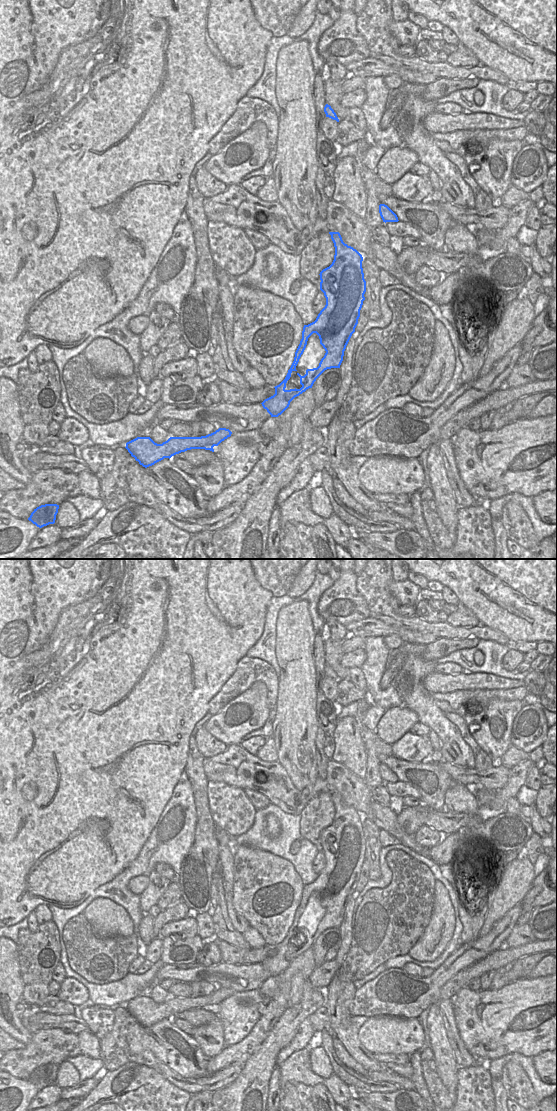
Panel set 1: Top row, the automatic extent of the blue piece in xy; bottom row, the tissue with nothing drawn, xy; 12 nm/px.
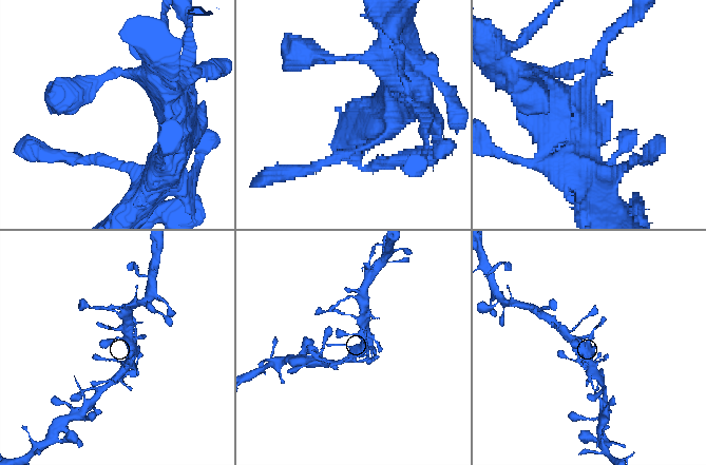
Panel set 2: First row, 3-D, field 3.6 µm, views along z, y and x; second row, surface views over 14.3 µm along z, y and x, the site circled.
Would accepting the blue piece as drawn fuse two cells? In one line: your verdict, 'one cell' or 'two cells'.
one cell

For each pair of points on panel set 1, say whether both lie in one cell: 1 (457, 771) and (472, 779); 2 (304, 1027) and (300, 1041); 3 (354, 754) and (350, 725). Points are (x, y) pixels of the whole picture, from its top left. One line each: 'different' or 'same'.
1: same
2: same
3: same

